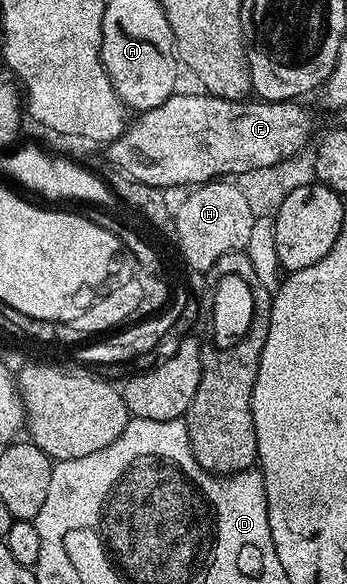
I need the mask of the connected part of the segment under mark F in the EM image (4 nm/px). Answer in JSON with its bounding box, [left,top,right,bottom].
[104,92,314,188]

